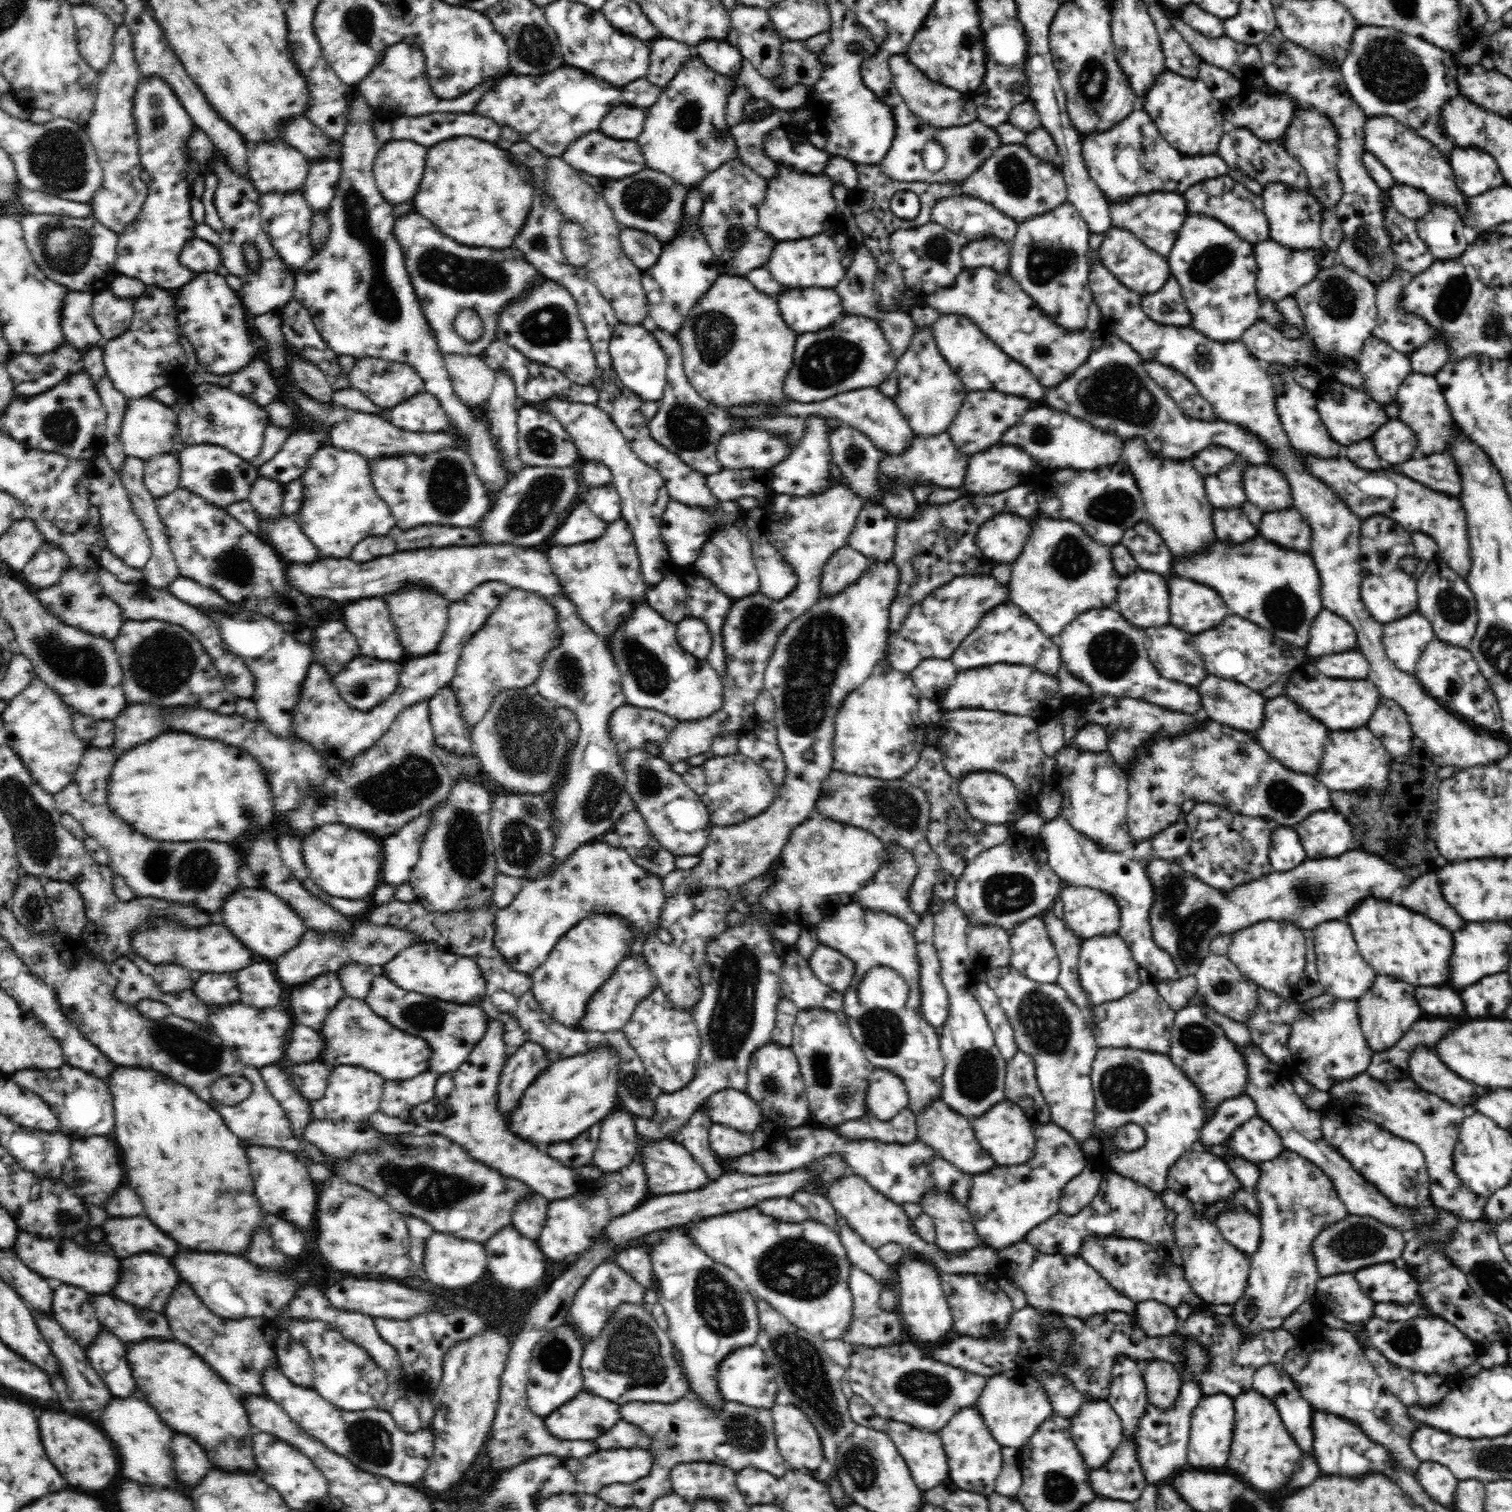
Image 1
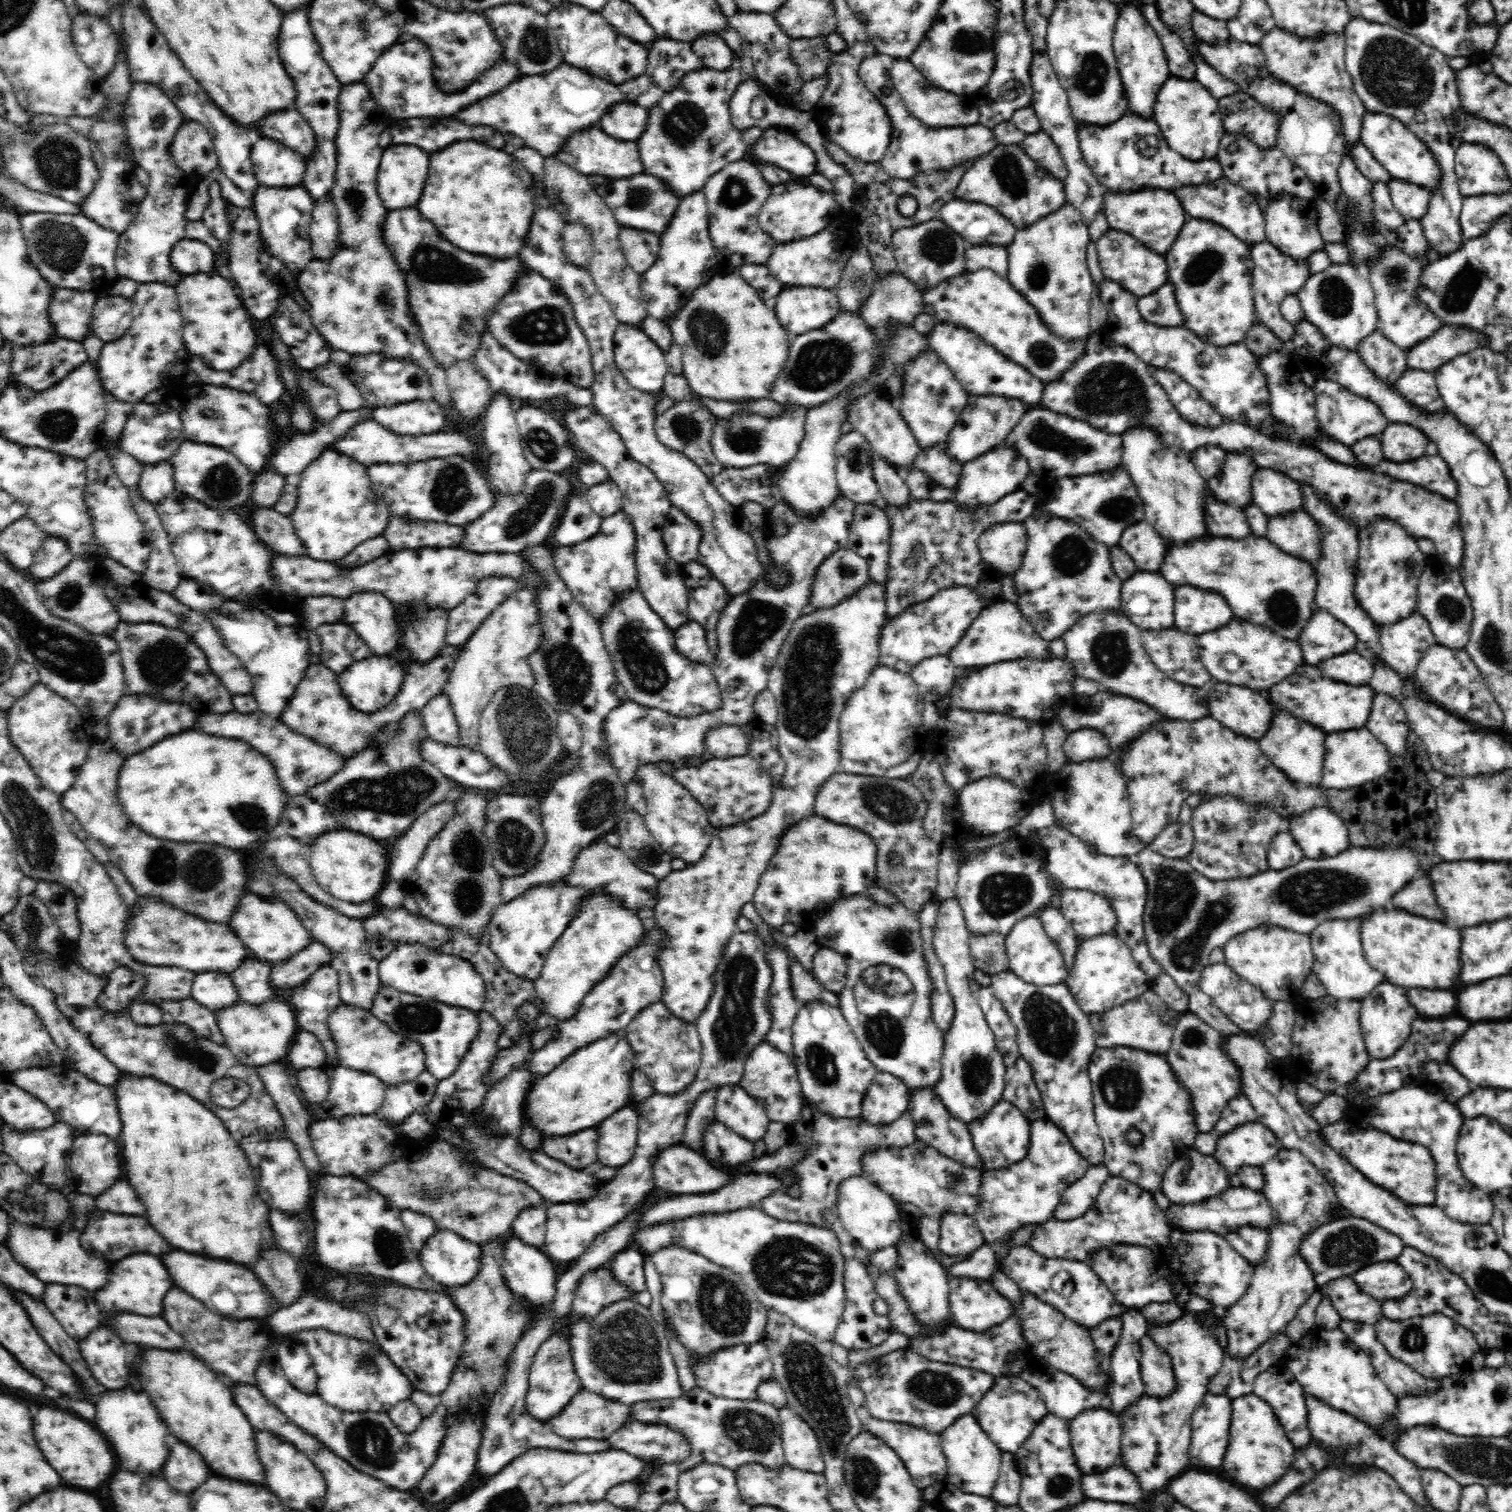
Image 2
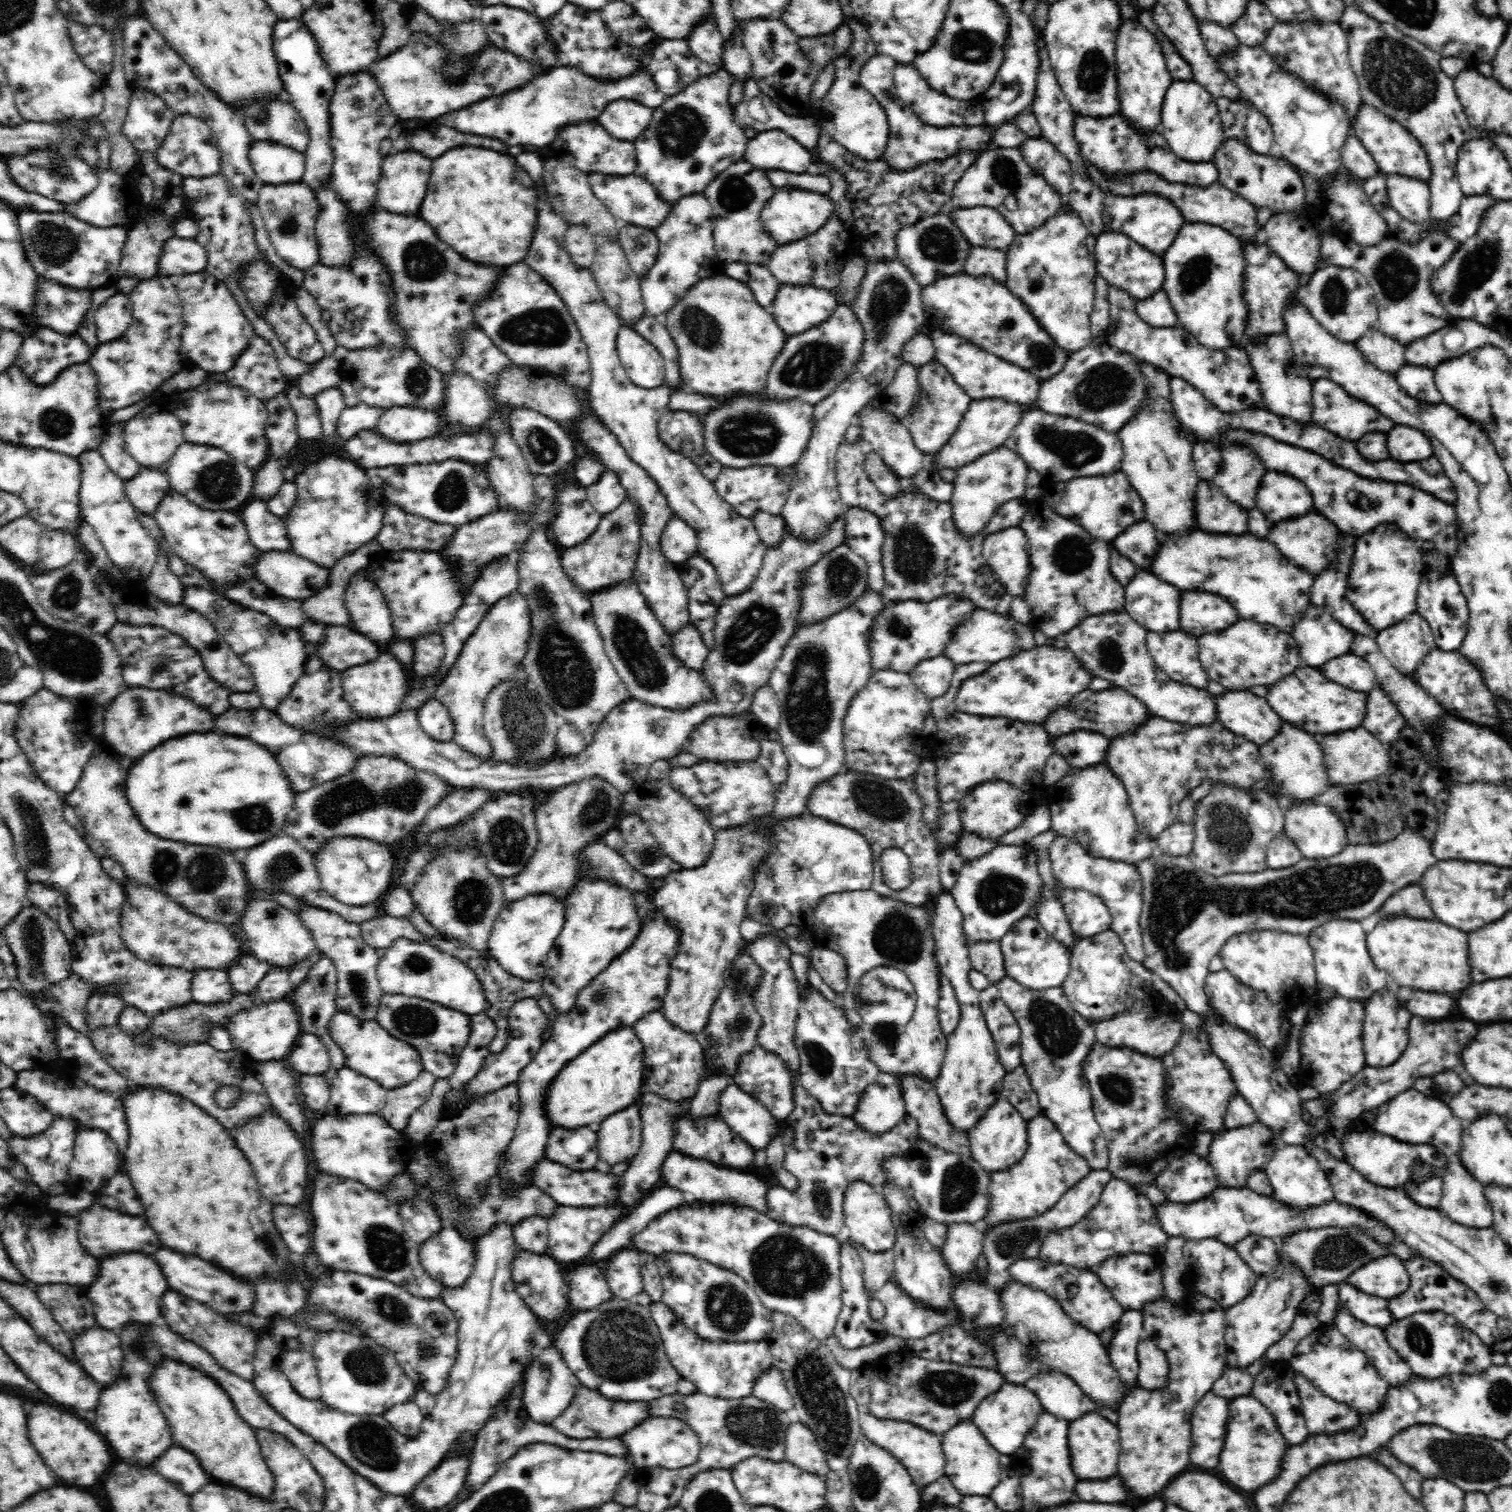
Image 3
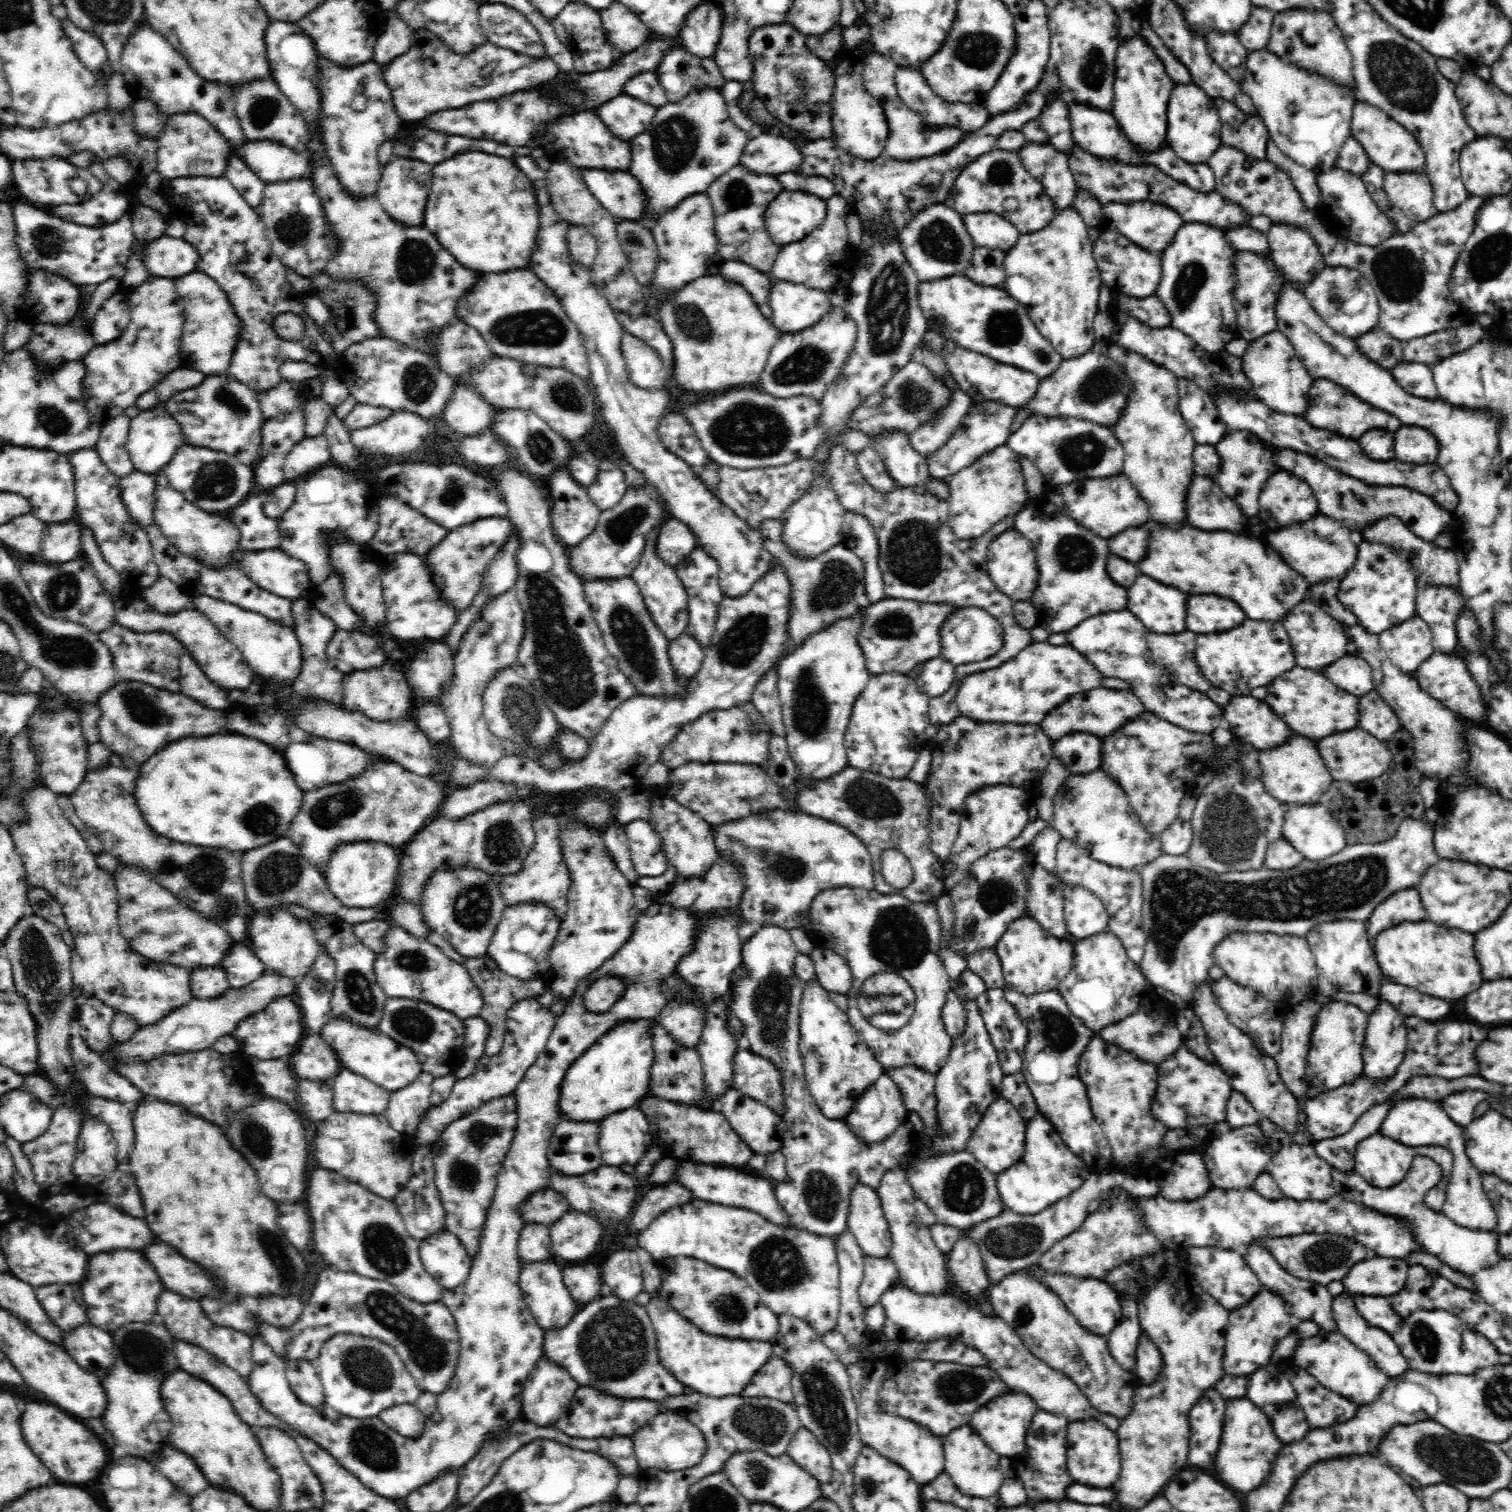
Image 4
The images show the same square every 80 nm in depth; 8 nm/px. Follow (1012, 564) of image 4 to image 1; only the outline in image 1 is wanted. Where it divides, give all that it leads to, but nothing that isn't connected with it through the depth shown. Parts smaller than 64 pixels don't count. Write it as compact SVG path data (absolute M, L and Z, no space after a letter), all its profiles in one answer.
M1000 514L978 529L975 543L990 562L1010 566L1020 556L1029 534L1029 519Z

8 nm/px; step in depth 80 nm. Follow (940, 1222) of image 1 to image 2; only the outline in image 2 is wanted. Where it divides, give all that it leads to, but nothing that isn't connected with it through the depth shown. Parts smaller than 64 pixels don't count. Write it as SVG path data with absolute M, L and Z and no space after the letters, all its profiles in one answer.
M948 1212L940 1221L938 1254L947 1263L965 1261L986 1244L974 1217Z

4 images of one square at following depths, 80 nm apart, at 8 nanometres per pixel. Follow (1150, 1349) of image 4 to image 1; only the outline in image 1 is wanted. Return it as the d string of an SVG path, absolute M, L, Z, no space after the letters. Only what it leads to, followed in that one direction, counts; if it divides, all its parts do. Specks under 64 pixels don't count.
M1148 1358L1141 1365L1148 1401L1158 1408L1170 1408L1180 1392L1178 1368L1167 1360Z

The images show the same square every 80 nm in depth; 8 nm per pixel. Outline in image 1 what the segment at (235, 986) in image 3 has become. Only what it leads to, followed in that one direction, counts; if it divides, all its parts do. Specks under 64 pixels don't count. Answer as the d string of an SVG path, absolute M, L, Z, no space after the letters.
M256 962L235 973L241 1003L254 1008L286 1004L286 996L282 996L286 987L275 976L274 966Z

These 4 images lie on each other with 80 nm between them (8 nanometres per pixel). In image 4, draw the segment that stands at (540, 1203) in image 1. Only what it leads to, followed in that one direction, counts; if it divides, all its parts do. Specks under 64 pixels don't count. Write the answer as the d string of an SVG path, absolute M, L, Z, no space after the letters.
M528 1223L520 1231L517 1251L522 1264L555 1260L549 1229L538 1223Z

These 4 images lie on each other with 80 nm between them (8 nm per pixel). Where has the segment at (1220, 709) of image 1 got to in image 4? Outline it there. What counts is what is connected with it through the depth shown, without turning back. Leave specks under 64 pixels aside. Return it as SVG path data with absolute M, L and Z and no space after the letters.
M1252 695L1232 697L1223 708L1223 715L1227 727L1259 751L1282 745L1280 742L1286 742L1292 734L1268 703Z

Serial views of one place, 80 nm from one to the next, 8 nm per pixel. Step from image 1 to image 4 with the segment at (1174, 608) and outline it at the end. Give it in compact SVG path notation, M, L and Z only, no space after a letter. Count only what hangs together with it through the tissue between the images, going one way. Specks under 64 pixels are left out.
M1190 596L1186 608L1187 630L1196 634L1219 633L1221 630L1232 630L1248 620L1245 612L1218 596Z

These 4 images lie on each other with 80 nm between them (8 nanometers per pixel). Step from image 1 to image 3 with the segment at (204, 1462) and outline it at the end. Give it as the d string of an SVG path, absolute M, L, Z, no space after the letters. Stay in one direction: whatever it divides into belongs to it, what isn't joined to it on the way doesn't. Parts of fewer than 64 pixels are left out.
M168 1448L158 1460L154 1460L152 1468L158 1470L170 1482L178 1482L174 1486L186 1494L196 1494L202 1486L210 1482L198 1458L182 1448Z

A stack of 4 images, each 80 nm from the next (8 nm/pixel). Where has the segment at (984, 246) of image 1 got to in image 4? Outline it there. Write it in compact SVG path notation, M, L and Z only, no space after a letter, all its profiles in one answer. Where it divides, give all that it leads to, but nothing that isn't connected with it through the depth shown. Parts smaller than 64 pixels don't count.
M976 247L964 274L980 286L1001 288L1005 281L1004 259L1001 250Z

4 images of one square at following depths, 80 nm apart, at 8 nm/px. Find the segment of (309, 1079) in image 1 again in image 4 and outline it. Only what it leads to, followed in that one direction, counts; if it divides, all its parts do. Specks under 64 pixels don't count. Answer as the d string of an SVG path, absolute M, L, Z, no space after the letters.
M300 1080L297 1102L304 1114L315 1124L326 1120L334 1111L333 1092L329 1083Z

